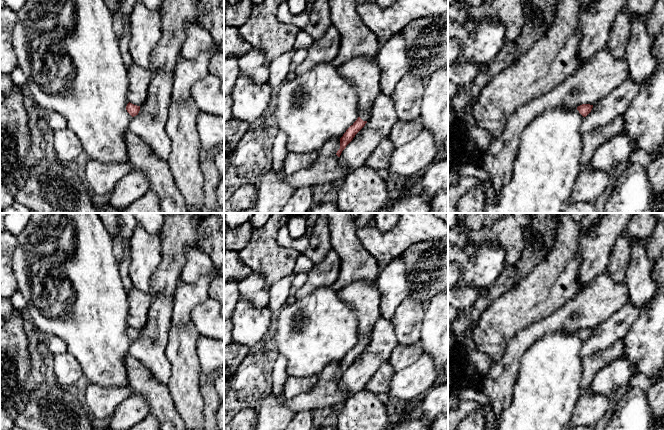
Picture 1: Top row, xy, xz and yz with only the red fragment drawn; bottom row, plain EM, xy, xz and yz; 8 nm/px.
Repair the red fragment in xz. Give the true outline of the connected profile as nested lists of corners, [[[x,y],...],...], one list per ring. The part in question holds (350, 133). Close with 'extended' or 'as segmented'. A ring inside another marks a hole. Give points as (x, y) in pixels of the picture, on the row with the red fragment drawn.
[[[371,112],[364,113],[357,118],[357,120],[346,130],[343,136],[340,138],[340,149],[336,155],[340,157],[342,151],[353,140],[355,135],[365,126],[371,116]]]; extended

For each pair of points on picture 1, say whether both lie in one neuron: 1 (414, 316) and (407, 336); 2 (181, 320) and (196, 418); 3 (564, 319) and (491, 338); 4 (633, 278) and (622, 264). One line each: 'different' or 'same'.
1: same
2: different
3: different
4: different

